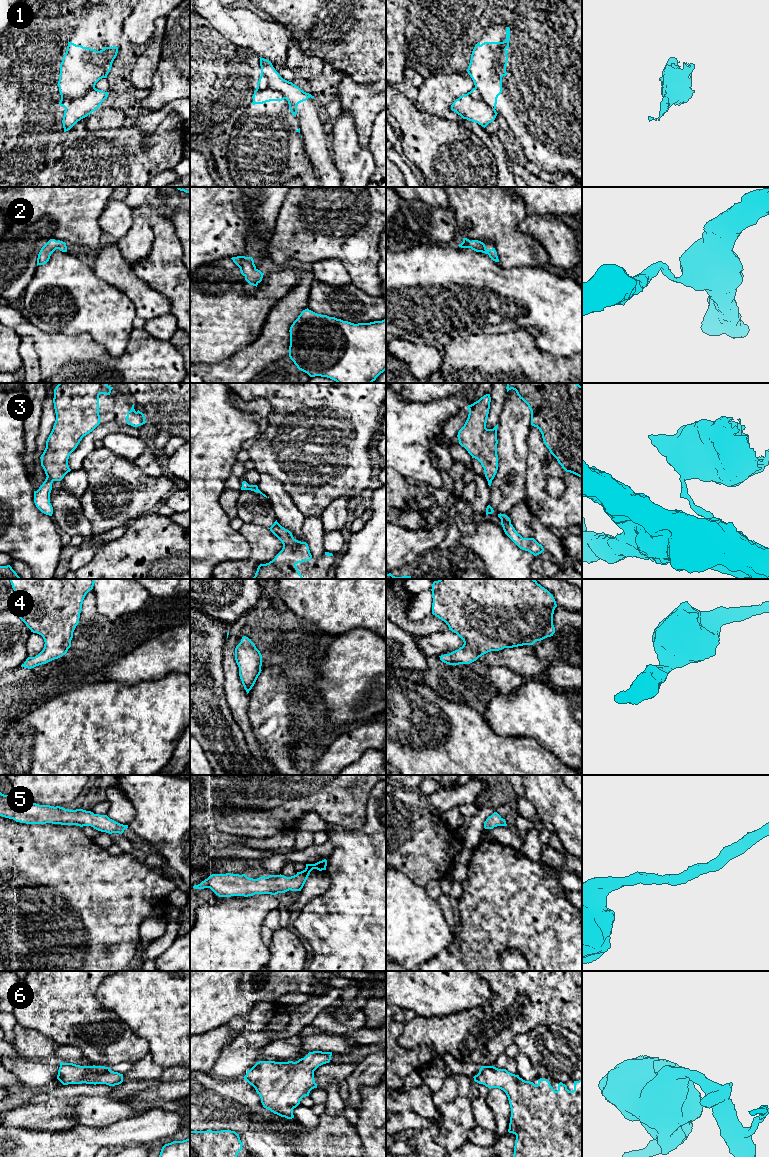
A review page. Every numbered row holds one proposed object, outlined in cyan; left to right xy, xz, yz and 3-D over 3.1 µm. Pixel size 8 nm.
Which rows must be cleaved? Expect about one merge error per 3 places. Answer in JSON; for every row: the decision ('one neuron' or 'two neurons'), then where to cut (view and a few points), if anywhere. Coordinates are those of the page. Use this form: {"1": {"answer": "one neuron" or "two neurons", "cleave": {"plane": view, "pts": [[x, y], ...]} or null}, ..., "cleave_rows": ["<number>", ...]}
{"1": {"answer": "two neurons", "cleave": {"plane": "xy", "pts": [[94, 87], [73, 99], [61, 97]]}}, "2": {"answer": "one neuron", "cleave": null}, "3": {"answer": "one neuron", "cleave": null}, "4": {"answer": "one neuron", "cleave": null}, "5": {"answer": "one neuron", "cleave": null}, "6": {"answer": "one neuron", "cleave": null}, "cleave_rows": ["1"]}

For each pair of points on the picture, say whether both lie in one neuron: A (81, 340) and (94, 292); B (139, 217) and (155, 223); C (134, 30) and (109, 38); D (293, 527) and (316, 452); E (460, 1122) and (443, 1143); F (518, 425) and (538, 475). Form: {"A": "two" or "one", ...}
{"A": "two", "B": "two", "C": "two", "D": "two", "E": "one", "F": "two"}

